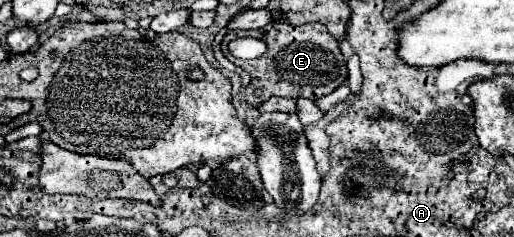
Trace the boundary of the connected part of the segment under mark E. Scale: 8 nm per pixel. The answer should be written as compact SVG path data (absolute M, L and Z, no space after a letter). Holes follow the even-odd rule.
M269 23L267 27L257 31L229 31L221 42L221 50L230 61L243 67L251 75L251 83L243 93L245 101L251 107L259 107L273 95L289 99L307 97L315 101L335 91L347 79L347 65L339 51L339 45L321 23L305 23L299 27L293 27L289 23ZM237 37L257 37L265 41L267 51L253 61L241 61L233 57L228 50L228 44ZM257 89L263 91L261 97L255 97Z

